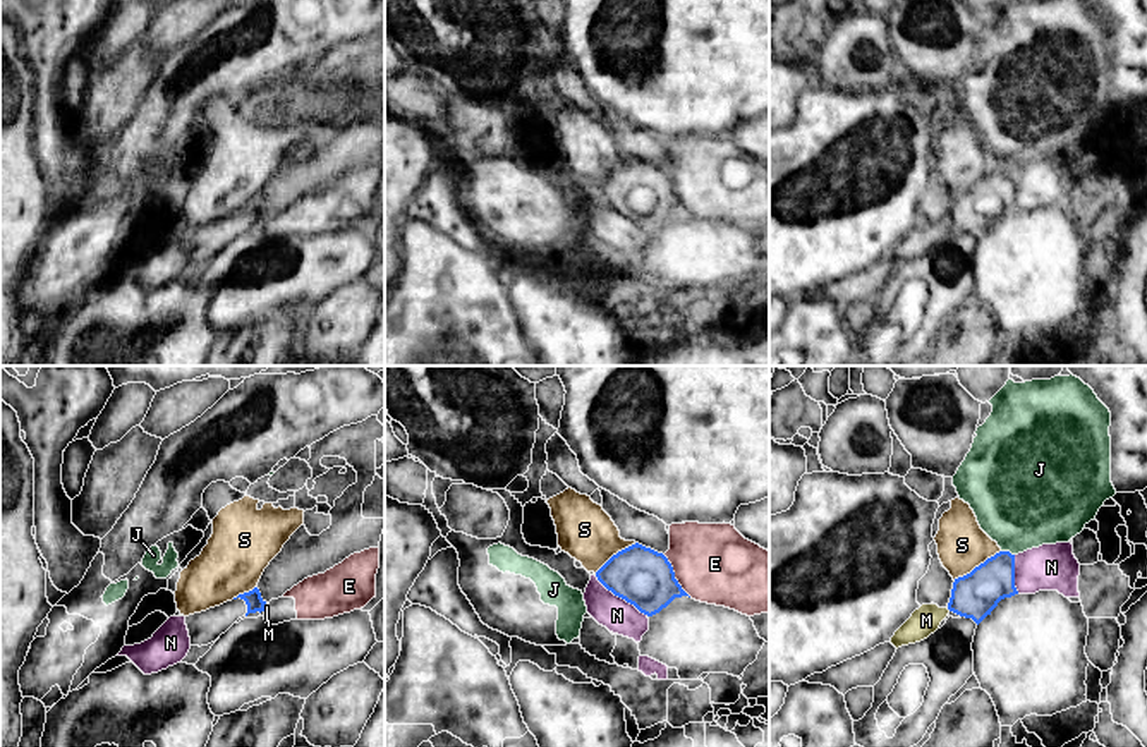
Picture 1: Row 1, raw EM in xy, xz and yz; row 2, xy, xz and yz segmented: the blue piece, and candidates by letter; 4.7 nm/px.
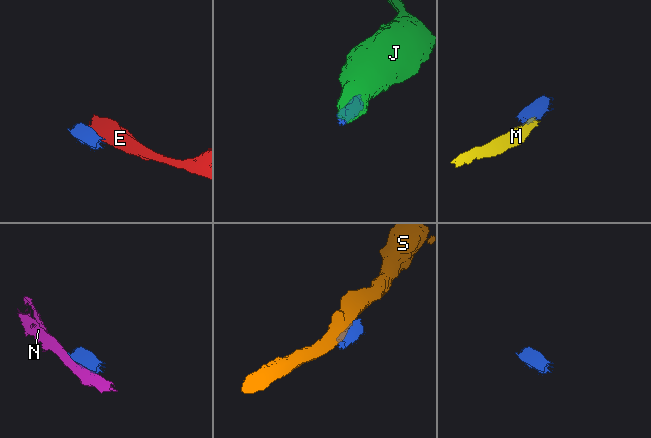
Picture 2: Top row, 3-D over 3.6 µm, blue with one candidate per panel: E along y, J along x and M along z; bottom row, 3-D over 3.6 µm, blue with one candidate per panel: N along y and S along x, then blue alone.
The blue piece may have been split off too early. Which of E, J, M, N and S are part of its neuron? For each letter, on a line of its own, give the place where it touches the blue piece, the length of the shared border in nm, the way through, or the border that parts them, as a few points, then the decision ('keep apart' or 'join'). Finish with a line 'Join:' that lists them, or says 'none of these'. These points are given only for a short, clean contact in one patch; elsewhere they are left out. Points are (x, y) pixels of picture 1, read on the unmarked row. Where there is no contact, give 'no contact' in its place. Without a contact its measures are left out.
E: contact xz (673, 191); length 240 nm; border xz (663, 170), (672, 182), (673, 193), (691, 212); keep apart
J: contact yz (1008, 167); length 70 nm; border yz (1001, 165), (1013, 170); keep apart
M: contact yz (948, 224); length 30 nm; border yz (946, 222), (950, 225); keep apart
N: contact xz (622, 213); length 320 nm; keep apart
S: contact yz (976, 182); length 260 nm; keep apart
Join: none of these

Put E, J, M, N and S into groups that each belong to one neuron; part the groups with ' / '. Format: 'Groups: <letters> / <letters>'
Groups: E M / J / N / S

